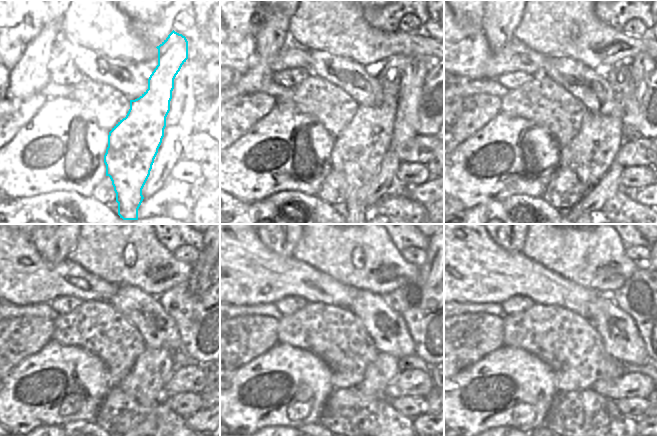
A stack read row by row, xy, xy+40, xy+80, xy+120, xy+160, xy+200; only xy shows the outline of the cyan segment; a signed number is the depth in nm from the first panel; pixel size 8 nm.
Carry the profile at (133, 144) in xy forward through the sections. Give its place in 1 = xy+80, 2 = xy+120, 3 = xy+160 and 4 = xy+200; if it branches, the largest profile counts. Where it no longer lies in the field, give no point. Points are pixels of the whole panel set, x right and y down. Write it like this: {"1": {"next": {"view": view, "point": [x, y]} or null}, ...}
{"1": {"next": {"view": "xy+80", "point": [591, 152]}}, "2": {"next": {"view": "xy+120", "point": [145, 382]}}, "3": {"next": {"view": "xy+160", "point": [379, 373]}}, "4": {"next": {"view": "xy+200", "point": [610, 368]}}}

